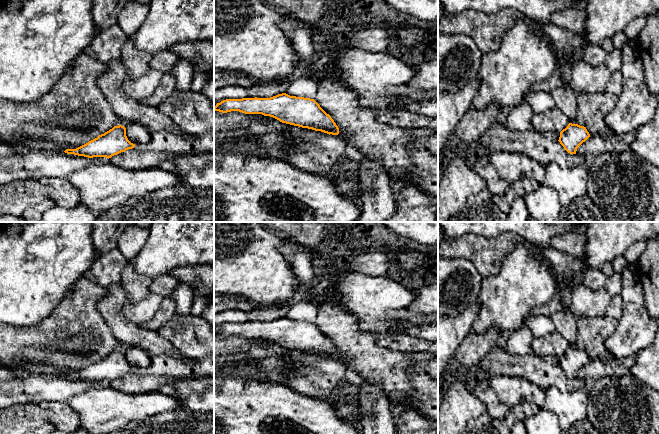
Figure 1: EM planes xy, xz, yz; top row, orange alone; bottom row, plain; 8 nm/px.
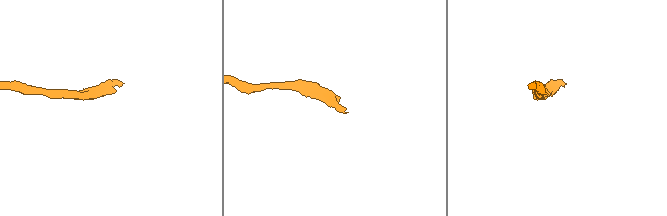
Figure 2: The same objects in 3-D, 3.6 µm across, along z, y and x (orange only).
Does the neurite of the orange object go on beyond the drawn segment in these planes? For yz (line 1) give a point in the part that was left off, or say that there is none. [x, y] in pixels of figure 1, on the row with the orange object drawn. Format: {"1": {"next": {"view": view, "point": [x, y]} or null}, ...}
{"1": {"next": null}}

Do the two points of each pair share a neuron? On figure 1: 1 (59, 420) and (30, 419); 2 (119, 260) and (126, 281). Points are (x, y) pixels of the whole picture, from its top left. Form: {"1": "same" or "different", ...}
{"1": "same", "2": "different"}

